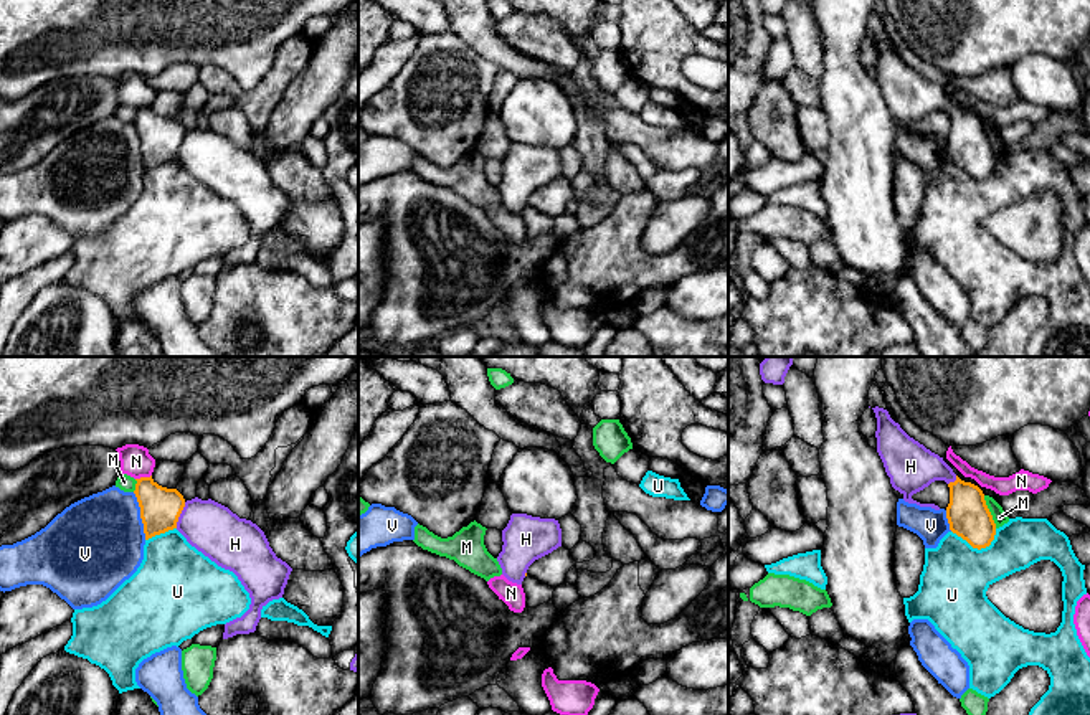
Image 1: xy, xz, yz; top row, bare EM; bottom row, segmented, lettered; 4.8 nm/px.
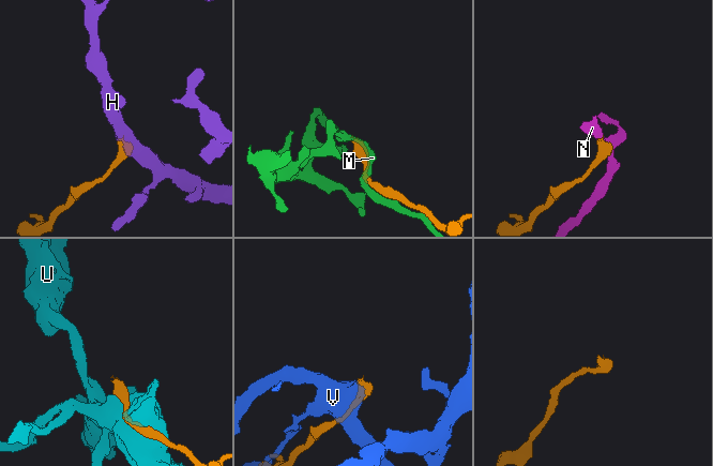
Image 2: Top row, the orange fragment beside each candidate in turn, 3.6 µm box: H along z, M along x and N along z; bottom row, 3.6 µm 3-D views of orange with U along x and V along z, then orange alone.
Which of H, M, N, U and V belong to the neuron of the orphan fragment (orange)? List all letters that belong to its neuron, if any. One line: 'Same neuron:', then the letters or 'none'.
Same neuron: H

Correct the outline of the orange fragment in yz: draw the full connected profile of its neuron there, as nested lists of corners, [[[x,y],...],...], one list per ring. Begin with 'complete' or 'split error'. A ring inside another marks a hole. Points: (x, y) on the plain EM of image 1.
split error; [[[872,38],[877,48],[877,83],[884,92],[885,102],[890,107],[890,114],[895,121],[903,125],[908,134],[917,134],[920,137],[931,137],[940,140],[935,134],[920,134],[912,129],[913,124],[923,121],[935,111],[945,111],[950,117],[950,134],[946,137],[946,149],[950,160],[966,170],[973,178],[986,178],[991,175],[996,165],[996,154],[986,135],[983,121],[971,114],[961,111],[953,99],[938,84],[926,79],[923,74],[910,68],[898,53],[895,53],[889,41],[884,38]]]

